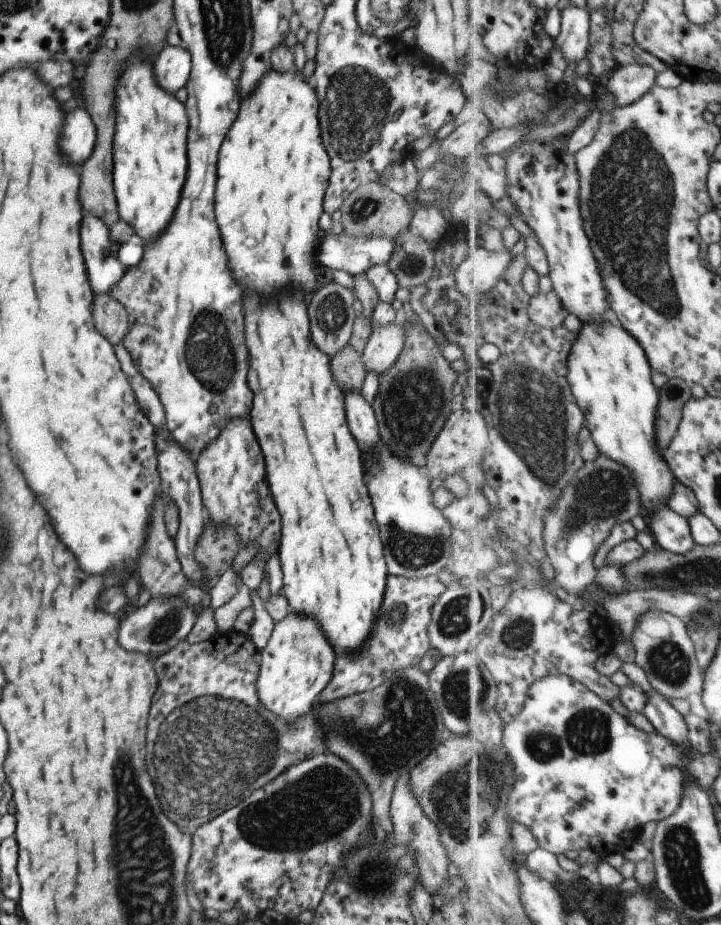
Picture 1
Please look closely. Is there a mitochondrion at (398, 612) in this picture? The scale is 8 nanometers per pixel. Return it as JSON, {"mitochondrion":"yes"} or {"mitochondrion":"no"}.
{"mitochondrion":"yes"}

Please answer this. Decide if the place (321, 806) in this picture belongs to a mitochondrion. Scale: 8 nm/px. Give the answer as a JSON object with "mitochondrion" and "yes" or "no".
{"mitochondrion":"yes"}

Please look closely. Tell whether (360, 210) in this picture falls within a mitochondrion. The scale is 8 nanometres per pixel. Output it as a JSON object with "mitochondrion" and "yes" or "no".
{"mitochondrion":"yes"}

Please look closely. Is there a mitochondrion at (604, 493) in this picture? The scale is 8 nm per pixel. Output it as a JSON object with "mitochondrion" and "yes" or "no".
{"mitochondrion":"yes"}

